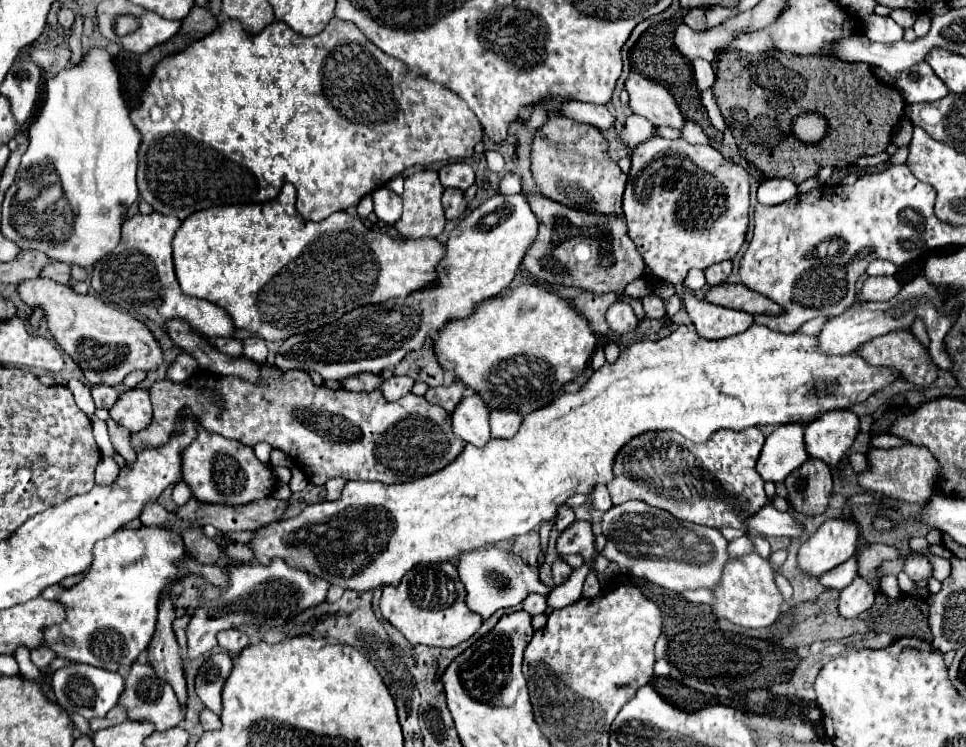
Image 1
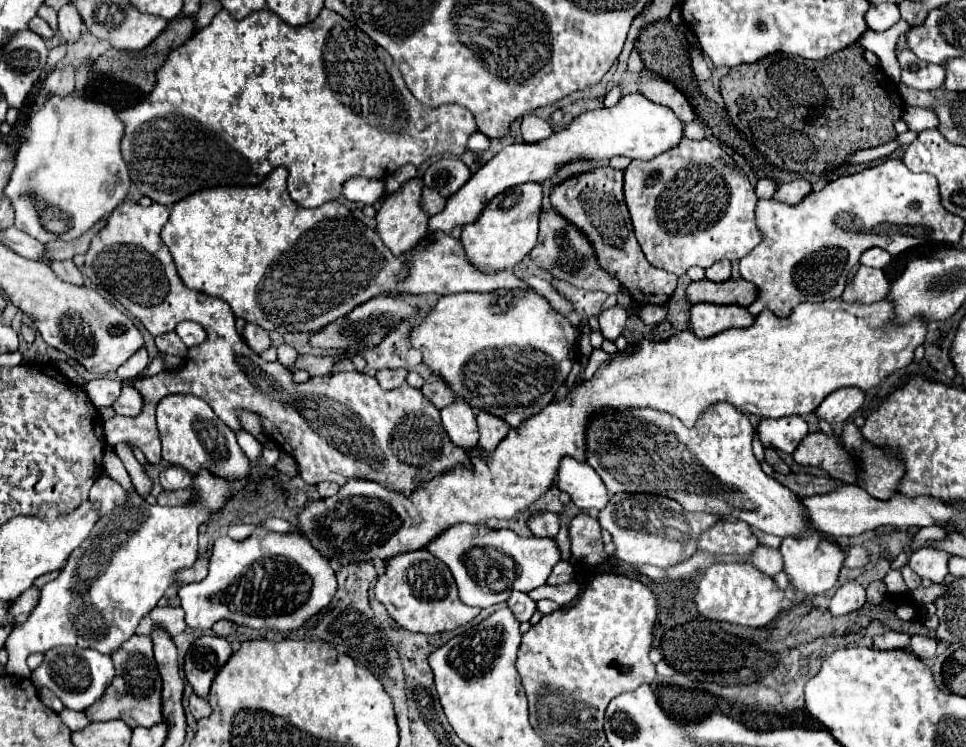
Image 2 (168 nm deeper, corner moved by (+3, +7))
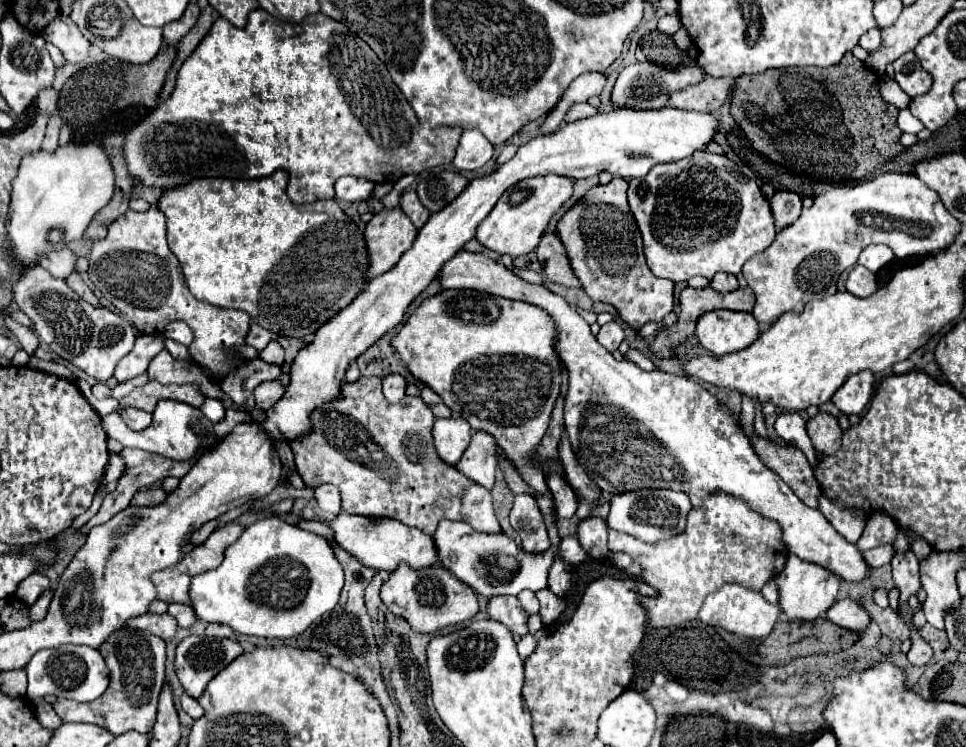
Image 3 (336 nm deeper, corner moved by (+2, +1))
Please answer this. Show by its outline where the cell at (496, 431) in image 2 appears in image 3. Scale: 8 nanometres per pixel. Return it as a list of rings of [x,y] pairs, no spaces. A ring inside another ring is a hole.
[[[477,431],[471,439],[469,449],[465,449],[461,461],[457,461],[455,469],[475,481],[477,485],[491,489],[495,483],[497,469],[497,443],[489,433]]]

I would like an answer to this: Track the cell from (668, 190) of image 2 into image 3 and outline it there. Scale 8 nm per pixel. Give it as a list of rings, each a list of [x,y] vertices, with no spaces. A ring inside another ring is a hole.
[[[697,151],[675,163],[655,165],[645,177],[631,179],[629,207],[643,235],[649,269],[657,277],[671,281],[687,281],[695,275],[711,279],[719,271],[739,275],[745,261],[755,253],[765,251],[775,239],[771,207],[755,179],[747,179],[739,173],[737,165],[725,155],[713,155],[707,151]]]

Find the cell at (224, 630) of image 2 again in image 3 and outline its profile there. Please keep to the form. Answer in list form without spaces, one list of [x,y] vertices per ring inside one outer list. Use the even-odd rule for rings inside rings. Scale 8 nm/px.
[[[209,623],[205,629],[205,635],[209,635],[209,637],[233,637],[233,629],[229,625]]]

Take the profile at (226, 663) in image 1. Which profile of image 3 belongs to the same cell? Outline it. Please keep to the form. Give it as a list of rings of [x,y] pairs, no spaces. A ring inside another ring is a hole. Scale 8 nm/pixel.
[[[189,635],[177,645],[177,655],[175,655],[175,673],[179,683],[183,685],[185,693],[191,697],[199,697],[207,683],[223,671],[235,657],[243,653],[243,647],[235,639],[215,639],[215,637],[199,637],[199,635]]]

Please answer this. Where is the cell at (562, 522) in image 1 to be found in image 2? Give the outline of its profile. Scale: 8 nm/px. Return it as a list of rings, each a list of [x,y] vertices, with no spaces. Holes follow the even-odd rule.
[[[542,513],[530,521],[530,531],[534,537],[556,537],[560,529],[560,517],[556,513]]]

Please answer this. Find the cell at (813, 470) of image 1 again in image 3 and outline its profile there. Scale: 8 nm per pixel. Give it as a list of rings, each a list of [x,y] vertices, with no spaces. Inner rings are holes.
[[[819,411],[815,417],[807,421],[807,431],[813,441],[813,447],[825,455],[833,455],[841,447],[841,427],[837,423],[837,417],[831,413]]]

